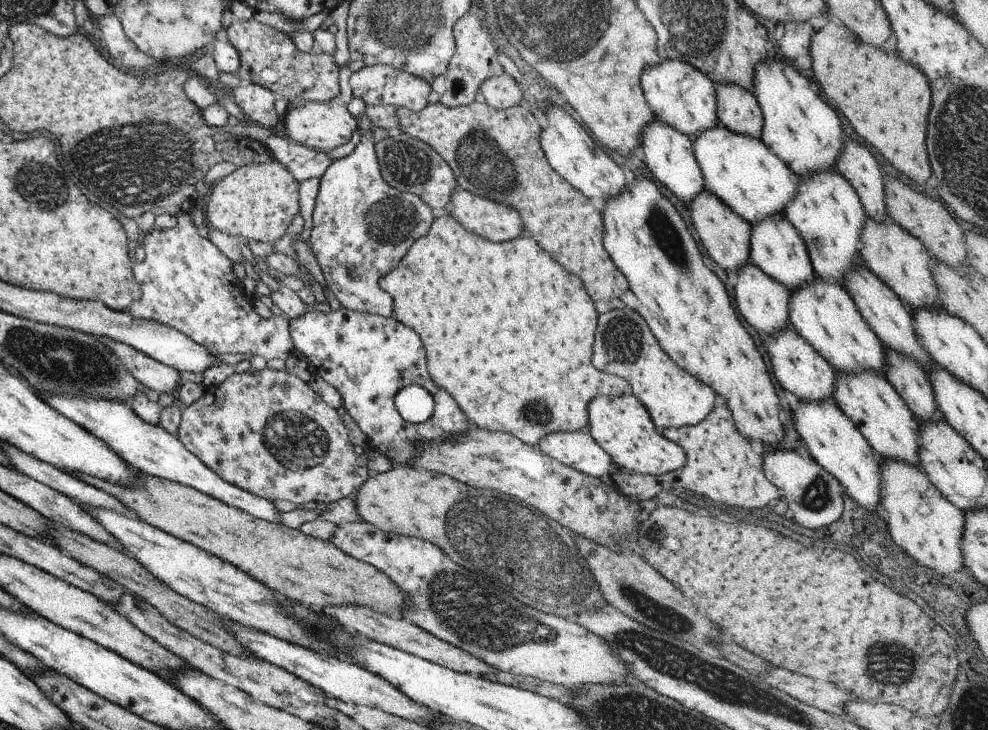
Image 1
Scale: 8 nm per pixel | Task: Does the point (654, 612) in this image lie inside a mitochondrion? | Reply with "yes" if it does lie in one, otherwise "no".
yes

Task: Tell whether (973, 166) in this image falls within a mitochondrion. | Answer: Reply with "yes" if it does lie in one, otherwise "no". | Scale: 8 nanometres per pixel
yes

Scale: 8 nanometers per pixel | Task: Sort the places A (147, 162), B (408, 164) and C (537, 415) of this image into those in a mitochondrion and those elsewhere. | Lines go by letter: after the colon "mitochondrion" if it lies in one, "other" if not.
A: mitochondrion
B: mitochondrion
C: mitochondrion

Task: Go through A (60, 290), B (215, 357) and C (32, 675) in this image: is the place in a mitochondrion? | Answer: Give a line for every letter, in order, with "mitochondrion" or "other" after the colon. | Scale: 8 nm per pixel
A: other
B: other
C: other

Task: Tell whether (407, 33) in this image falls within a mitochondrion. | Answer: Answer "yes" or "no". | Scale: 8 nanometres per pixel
yes

